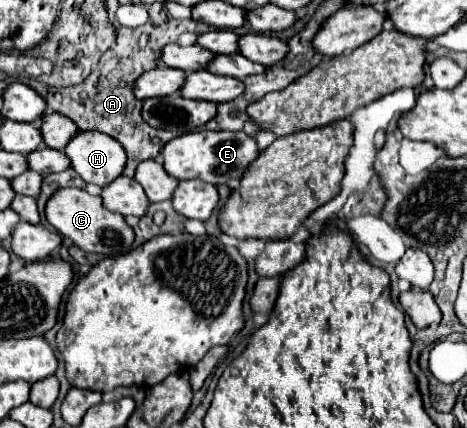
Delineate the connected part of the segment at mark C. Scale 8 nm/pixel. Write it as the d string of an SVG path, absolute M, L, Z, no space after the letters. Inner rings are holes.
M58 189L46 203L46 221L64 237L74 241L82 251L102 253L102 255L122 255L130 249L134 241L132 227L122 215L108 211L100 197L88 195L84 189Z

